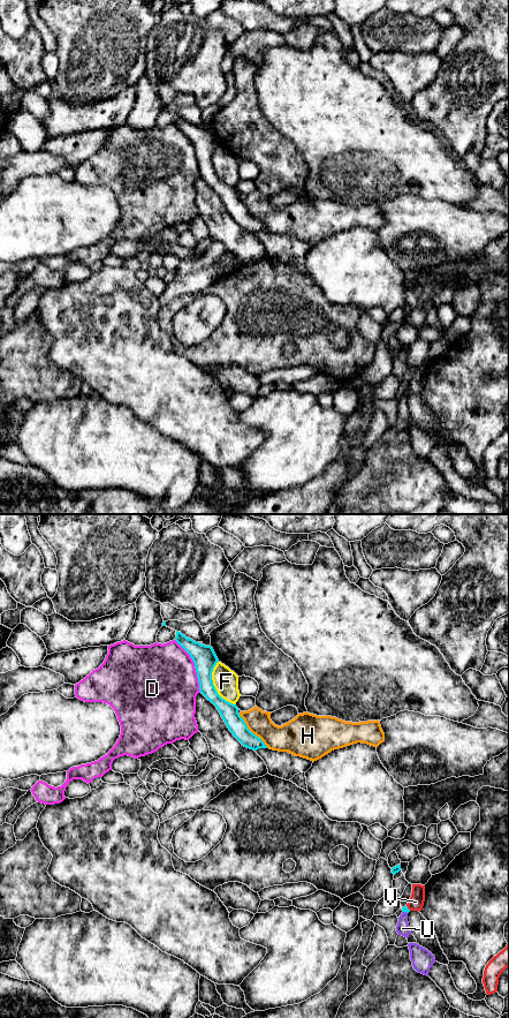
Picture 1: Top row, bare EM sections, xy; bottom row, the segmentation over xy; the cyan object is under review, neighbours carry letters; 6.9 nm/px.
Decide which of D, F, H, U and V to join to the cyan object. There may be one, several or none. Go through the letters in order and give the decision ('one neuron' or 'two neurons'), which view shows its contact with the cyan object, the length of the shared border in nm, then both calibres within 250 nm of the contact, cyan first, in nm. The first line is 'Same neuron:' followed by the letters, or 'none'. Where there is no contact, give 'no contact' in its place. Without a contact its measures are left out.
Same neuron: none
D: two neurons | xy | 400 nm | 160/480 nm
F: two neurons | xy | 340 nm | 160/180 nm
H: two neurons | xy | 320 nm | 130/190 nm
U: two neurons | xy | 40 nm | 40/90 nm
V: two neurons | xy | 50 nm | 40/110 nm

